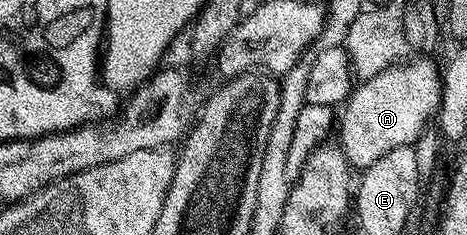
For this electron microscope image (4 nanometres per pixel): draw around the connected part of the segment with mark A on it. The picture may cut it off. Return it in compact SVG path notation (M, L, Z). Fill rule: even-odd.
M427 55L390 65L381 75L356 84L342 106L343 114L337 117L337 144L347 156L348 166L362 171L397 147L414 146L424 136L427 120L438 114L442 90L440 66L435 66Z

